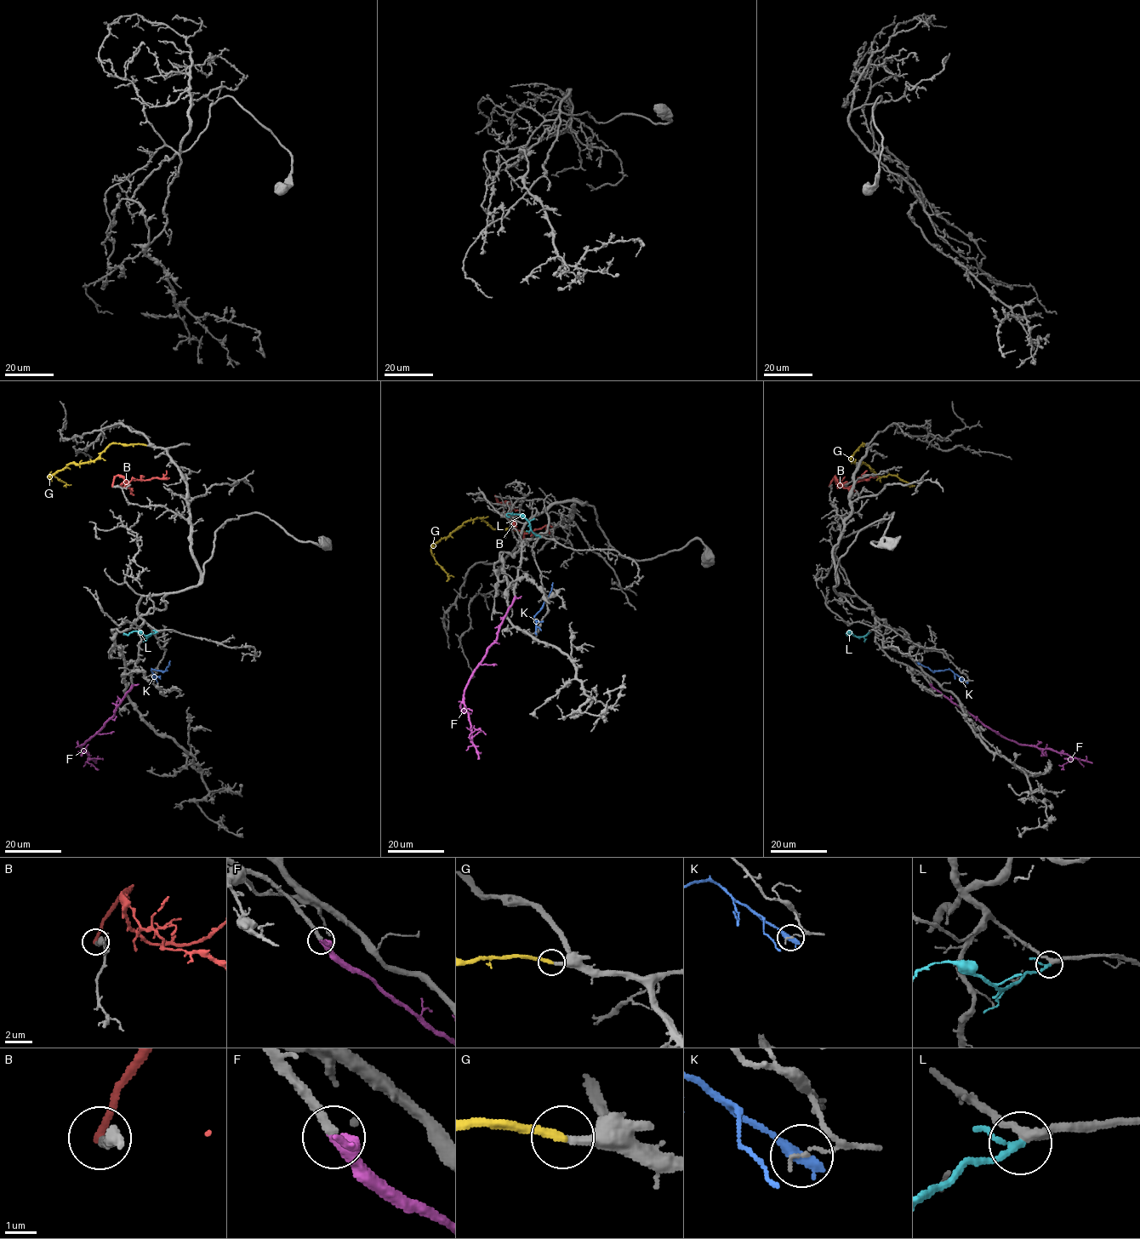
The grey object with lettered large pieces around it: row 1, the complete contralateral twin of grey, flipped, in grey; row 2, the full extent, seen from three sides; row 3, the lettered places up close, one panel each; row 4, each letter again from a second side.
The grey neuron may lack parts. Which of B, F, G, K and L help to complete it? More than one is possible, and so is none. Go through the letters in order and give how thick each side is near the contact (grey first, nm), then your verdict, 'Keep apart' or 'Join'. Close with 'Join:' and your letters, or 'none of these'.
B: Thickness 280 nm (grey) against 280 nm. Keep apart
F: Thickness 280 nm (grey) against 360 nm. Join
G: Thickness 280 nm (grey) against 280 nm. Join
K: Thickness 110 nm (grey) against 460 nm. Keep apart
L: Thickness 340 nm (grey) against 180 nm. Keep apart
Join: F, G

